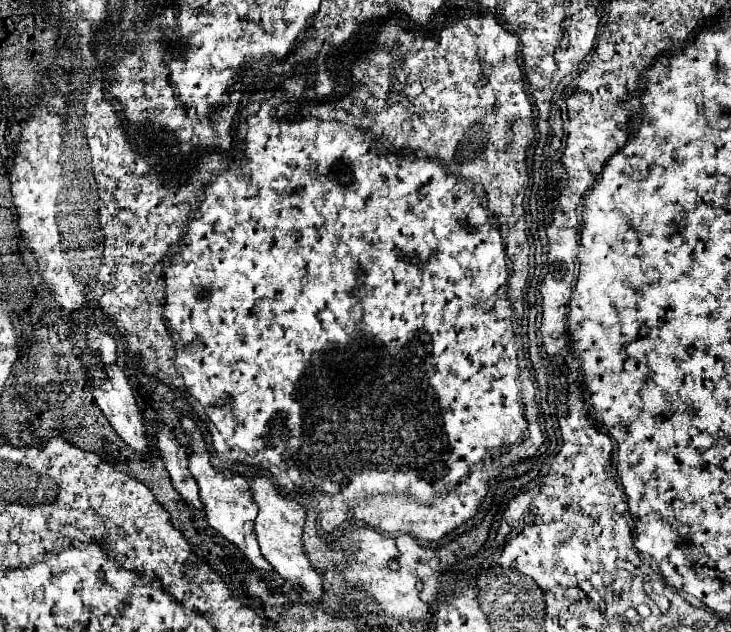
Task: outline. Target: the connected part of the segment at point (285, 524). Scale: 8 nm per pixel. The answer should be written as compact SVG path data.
M256 476L250 488L254 492L254 502L260 508L256 518L256 536L258 536L264 558L274 566L274 570L282 578L286 578L288 582L296 586L302 586L314 598L314 602L320 602L324 596L324 574L308 560L304 552L304 544L302 544L302 532L304 532L302 528L306 522L306 510L300 504L280 496L278 490L272 486L272 482L264 476Z

